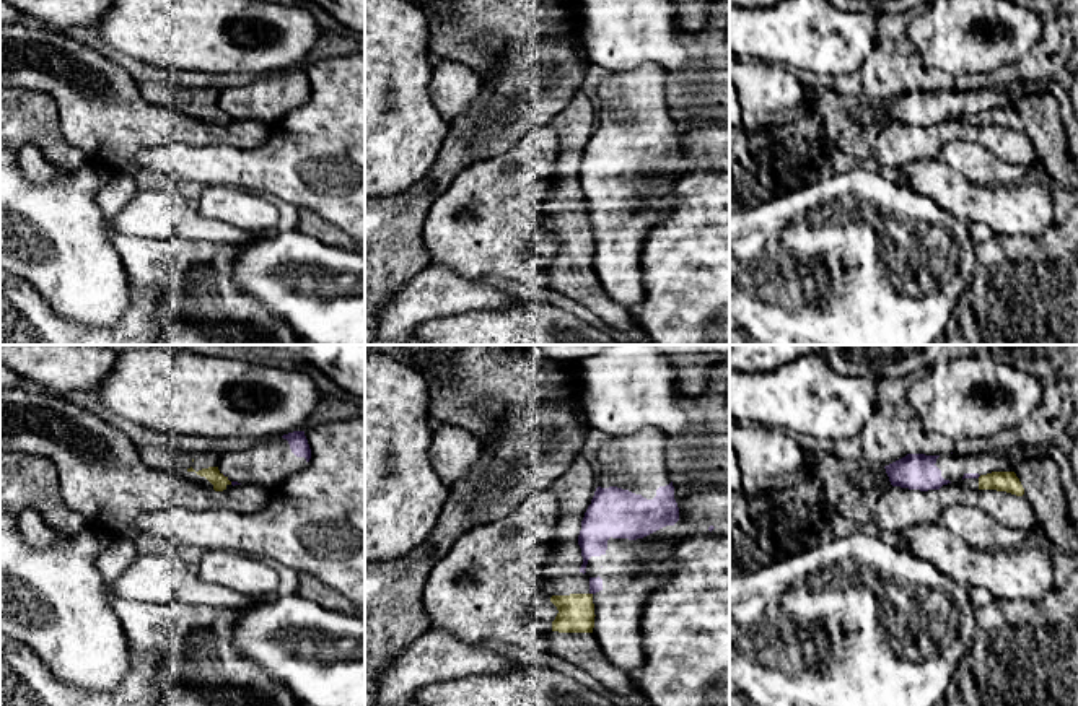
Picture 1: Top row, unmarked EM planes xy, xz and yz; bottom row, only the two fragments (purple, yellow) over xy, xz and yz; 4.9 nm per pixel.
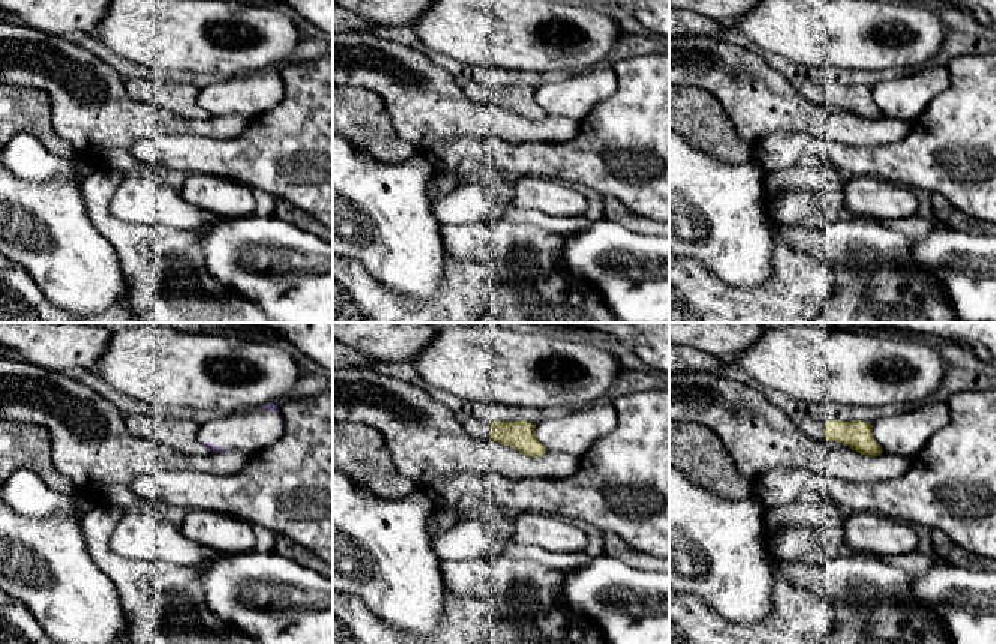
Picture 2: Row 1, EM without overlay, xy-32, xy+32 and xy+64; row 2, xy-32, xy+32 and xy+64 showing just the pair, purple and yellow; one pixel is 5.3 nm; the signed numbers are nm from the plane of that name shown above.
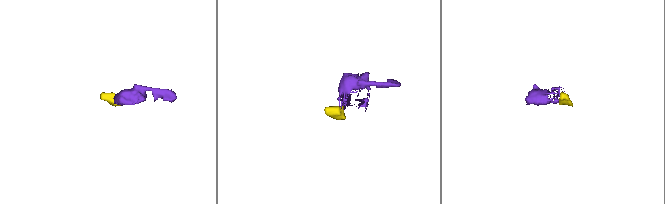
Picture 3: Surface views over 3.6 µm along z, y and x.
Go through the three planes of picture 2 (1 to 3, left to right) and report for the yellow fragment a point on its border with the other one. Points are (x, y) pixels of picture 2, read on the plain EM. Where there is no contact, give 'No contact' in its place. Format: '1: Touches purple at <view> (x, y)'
1: No contact
2: No contact
3: No contact

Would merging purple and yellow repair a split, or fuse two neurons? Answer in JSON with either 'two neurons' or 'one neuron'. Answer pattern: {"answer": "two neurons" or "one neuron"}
{"answer": "two neurons"}

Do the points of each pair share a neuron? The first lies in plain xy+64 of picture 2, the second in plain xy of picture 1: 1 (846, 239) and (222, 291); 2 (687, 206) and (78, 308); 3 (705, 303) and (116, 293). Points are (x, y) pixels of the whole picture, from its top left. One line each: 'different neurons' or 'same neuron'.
1: same neuron
2: same neuron
3: different neurons

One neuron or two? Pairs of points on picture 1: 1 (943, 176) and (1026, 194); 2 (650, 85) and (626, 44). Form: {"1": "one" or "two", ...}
{"1": "one", "2": "two"}

